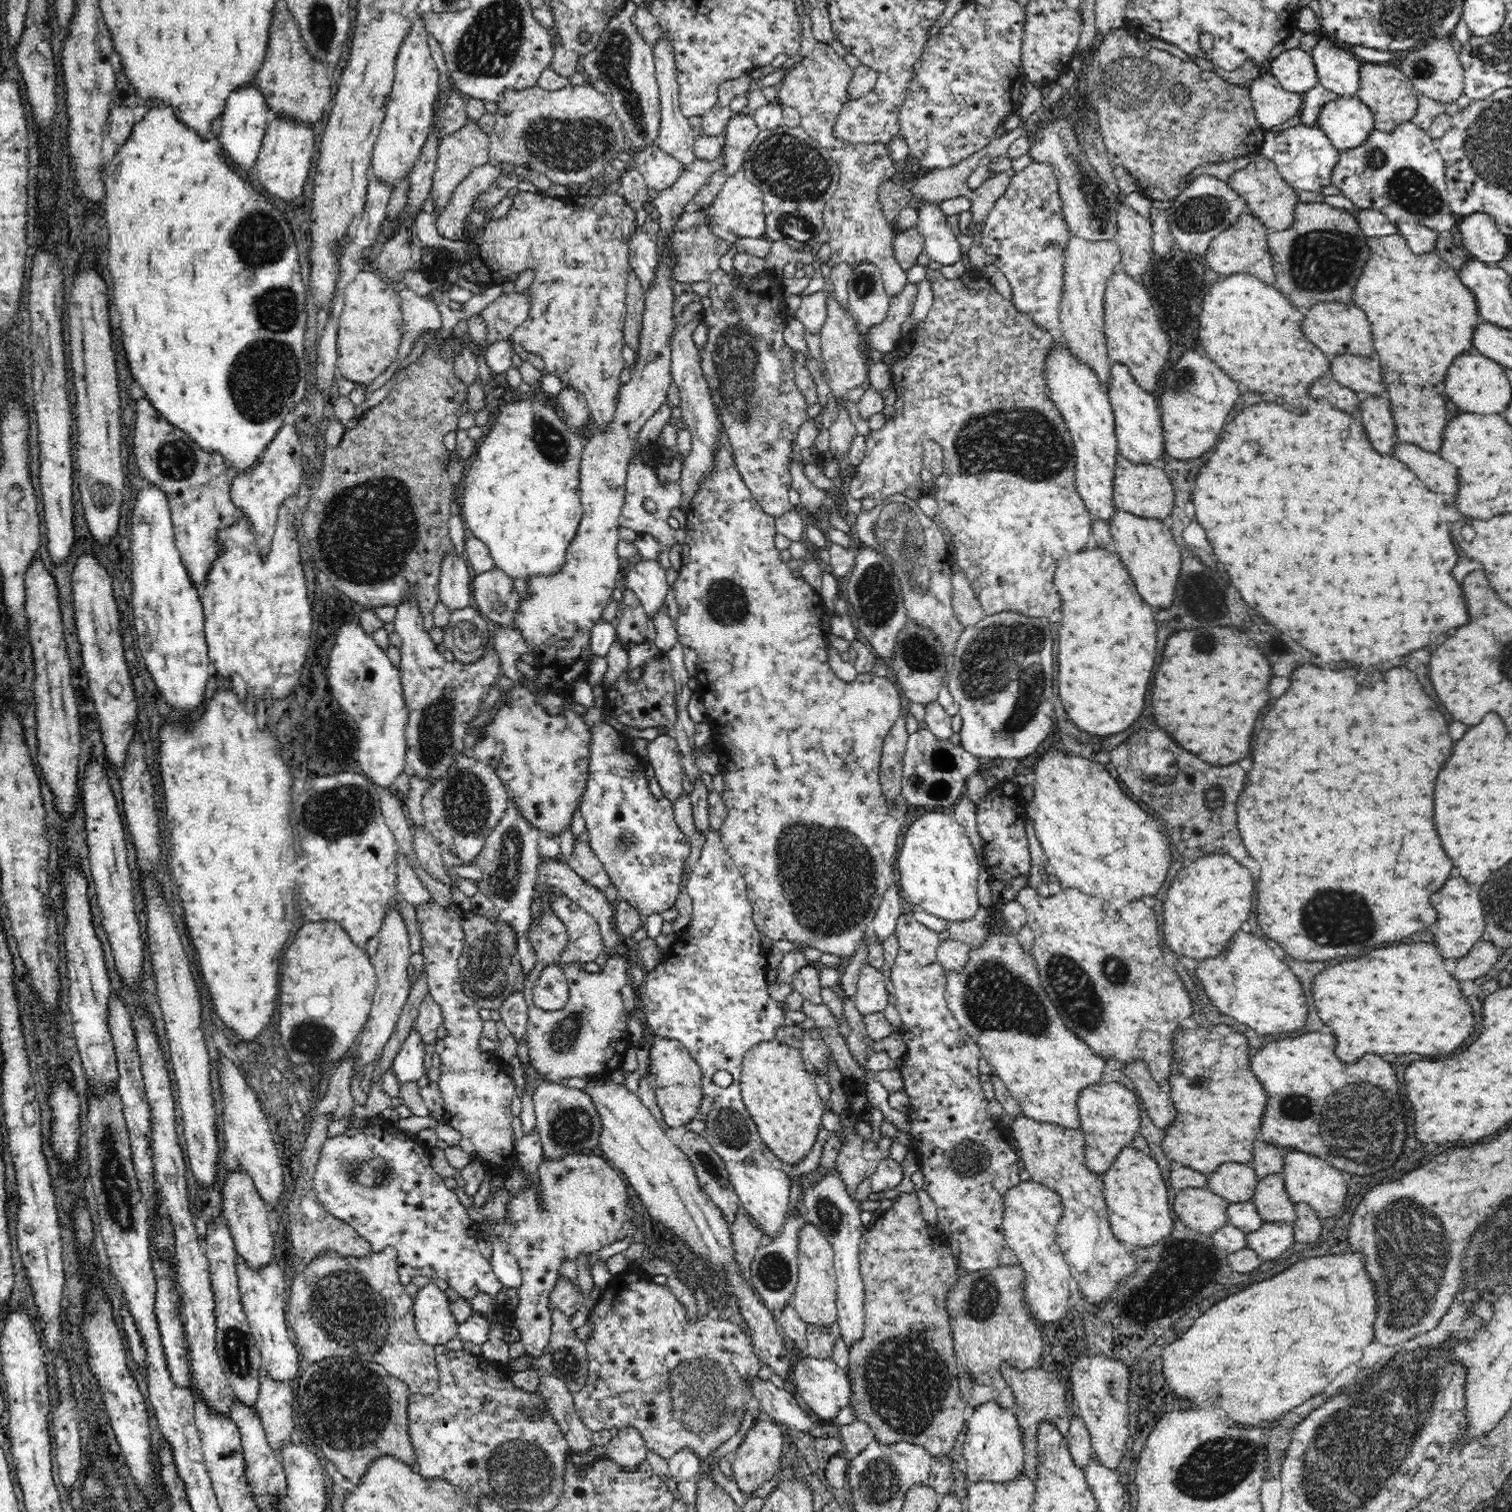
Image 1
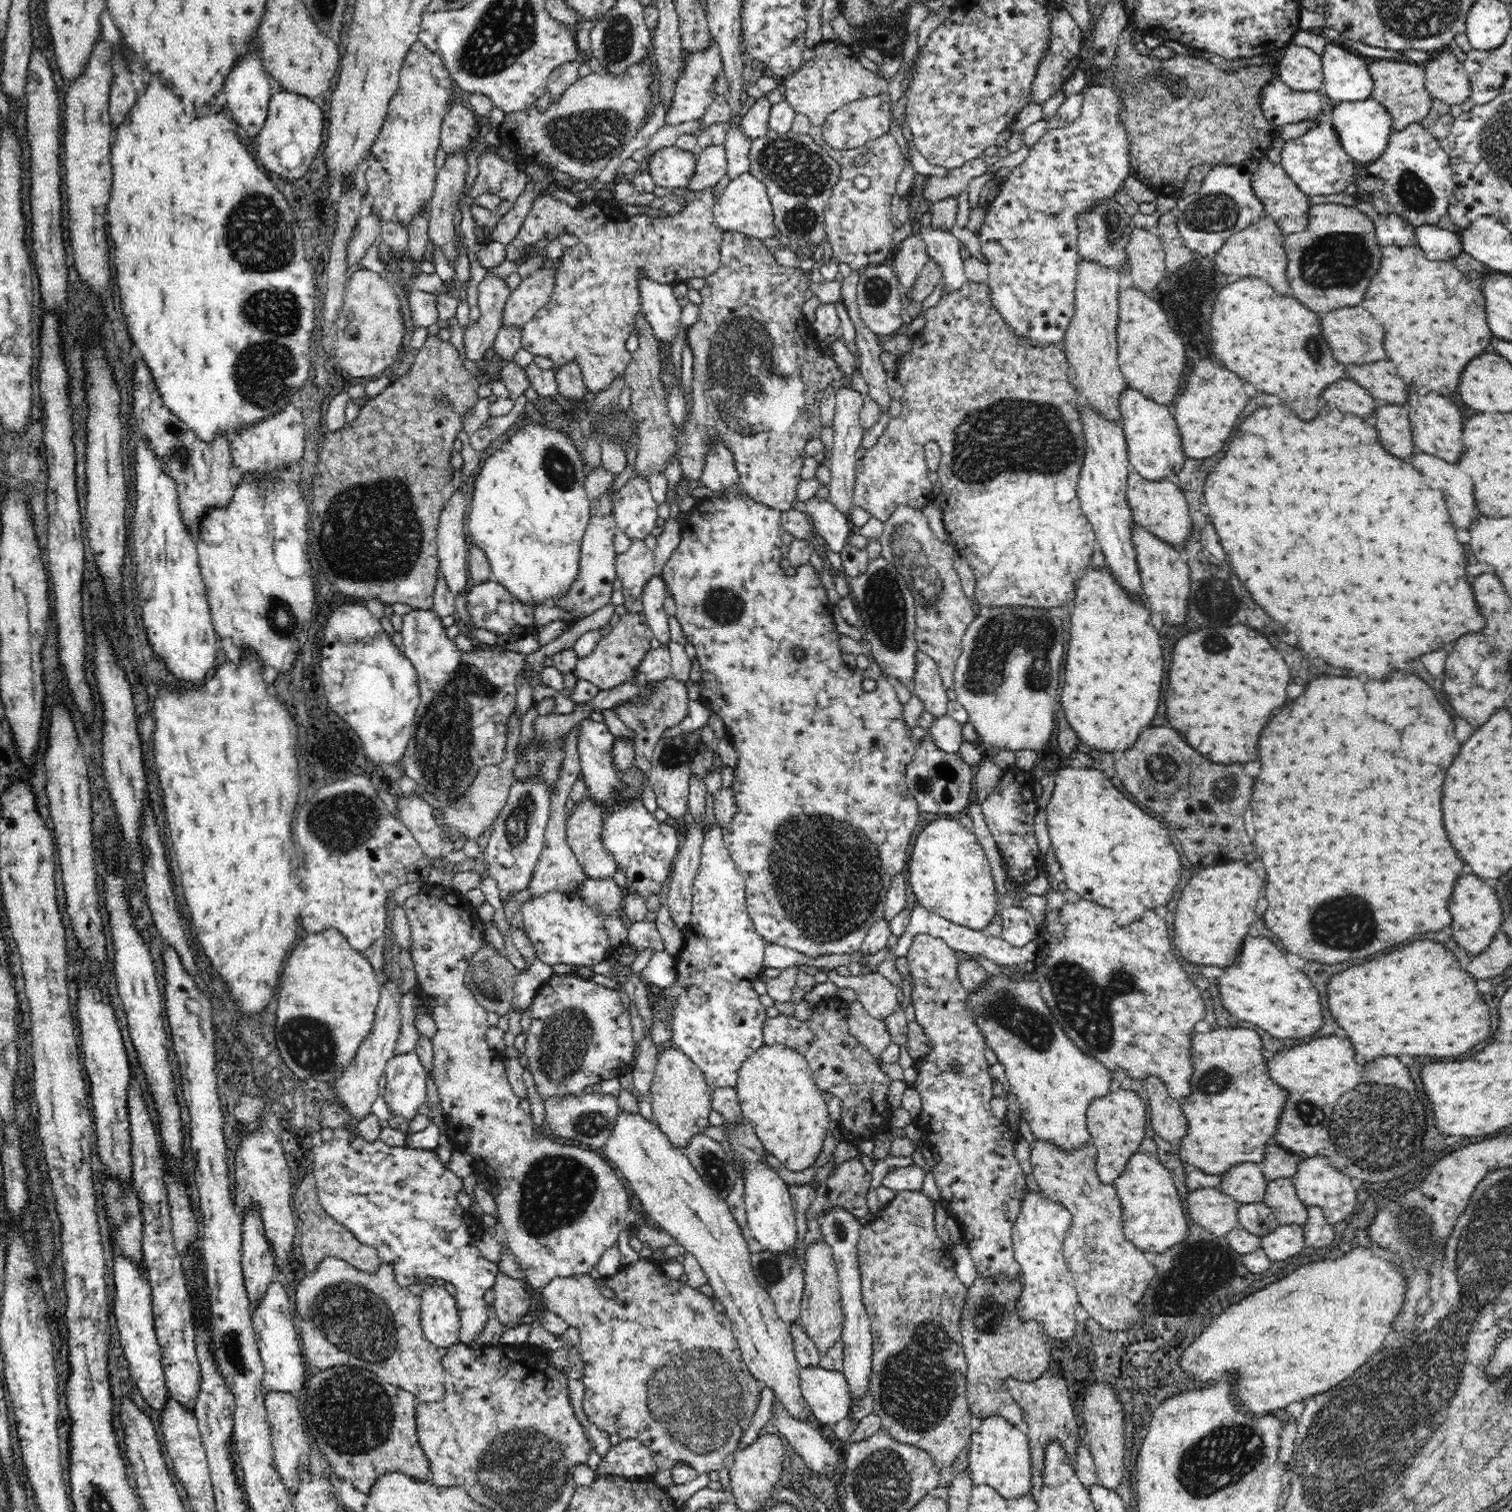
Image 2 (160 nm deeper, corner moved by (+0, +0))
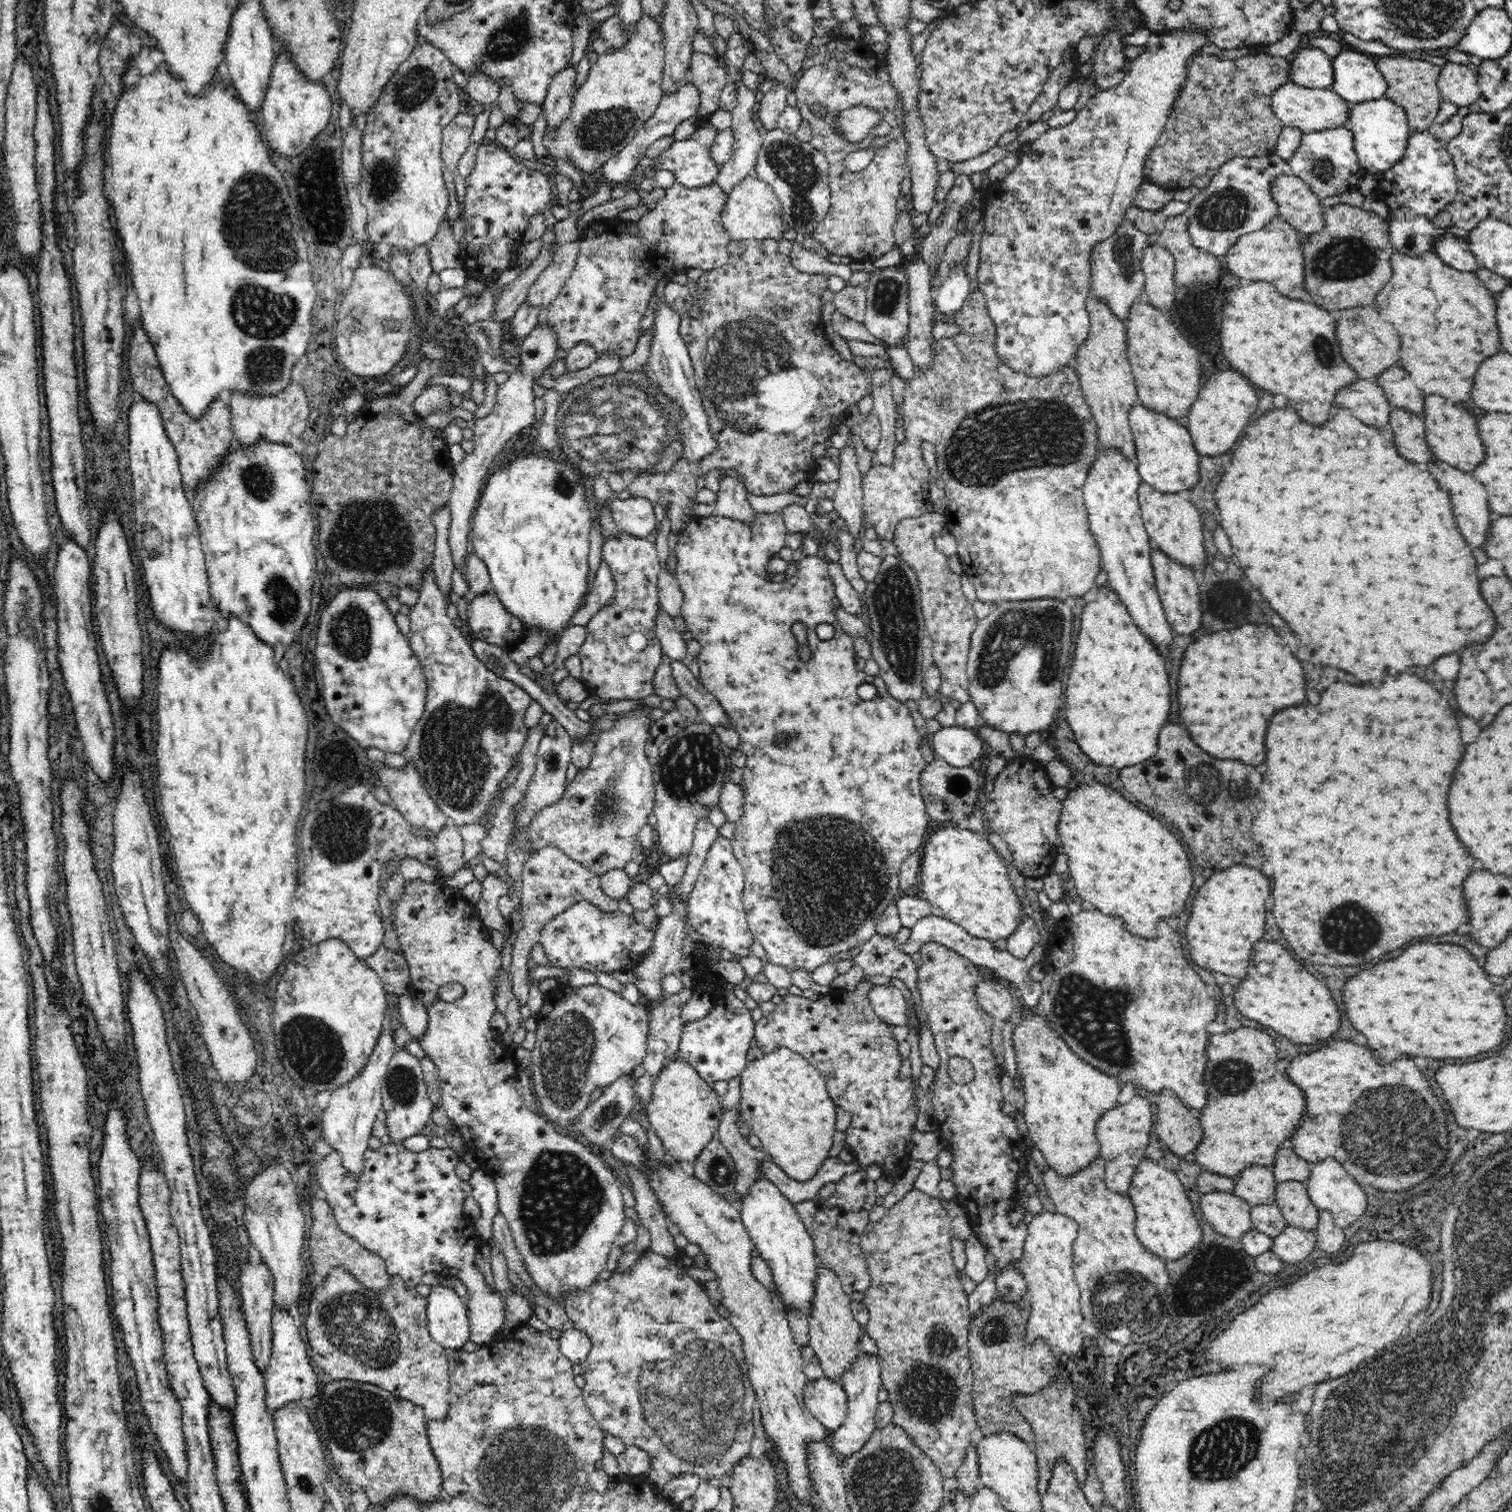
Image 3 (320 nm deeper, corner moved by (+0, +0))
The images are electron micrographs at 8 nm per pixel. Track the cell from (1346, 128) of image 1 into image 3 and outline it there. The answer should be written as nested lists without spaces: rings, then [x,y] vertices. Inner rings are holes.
[[[1385,96],[1351,104],[1345,127],[1351,132],[1351,140],[1362,170],[1377,176],[1402,158],[1406,138],[1412,133],[1407,128],[1406,113]]]

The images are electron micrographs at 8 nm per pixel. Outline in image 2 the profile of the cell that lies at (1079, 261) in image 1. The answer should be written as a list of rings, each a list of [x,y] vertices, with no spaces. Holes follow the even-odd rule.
[[[1081,257],[1076,270],[1074,314],[1067,324],[1066,334],[1063,335],[1062,348],[1082,386],[1083,399],[1092,403],[1102,415],[1119,422],[1119,395],[1124,387],[1129,386],[1118,366],[1118,344],[1115,337],[1122,268]]]

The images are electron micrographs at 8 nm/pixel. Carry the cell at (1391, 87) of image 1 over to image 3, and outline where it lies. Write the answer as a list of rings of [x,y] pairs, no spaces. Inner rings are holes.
[[[1400,54],[1382,56],[1376,60],[1375,65],[1387,84],[1384,96],[1394,101],[1394,104],[1406,113],[1407,128],[1410,128],[1412,132],[1433,130],[1434,118],[1436,118],[1440,108],[1439,104],[1443,100],[1442,95],[1438,92],[1438,85],[1435,84],[1440,67],[1436,63],[1432,64]]]

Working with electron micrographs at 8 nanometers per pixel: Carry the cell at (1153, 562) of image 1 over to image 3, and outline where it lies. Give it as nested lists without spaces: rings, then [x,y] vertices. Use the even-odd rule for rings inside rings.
[[[1153,546],[1150,552],[1150,564],[1154,569],[1155,588],[1158,589],[1159,602],[1166,613],[1170,628],[1178,634],[1194,634],[1202,626],[1202,604],[1200,604],[1200,588],[1194,578],[1192,568],[1169,558],[1164,551]]]

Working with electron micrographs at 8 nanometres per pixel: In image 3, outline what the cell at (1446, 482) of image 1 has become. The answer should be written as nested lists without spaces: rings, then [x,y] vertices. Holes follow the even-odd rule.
[[[1440,460],[1434,462],[1434,464],[1428,464],[1428,468],[1438,478],[1440,488],[1450,492],[1456,524],[1458,524],[1462,536],[1466,538],[1466,542],[1472,548],[1480,548],[1482,546],[1482,538],[1486,538],[1486,526],[1490,526],[1490,522],[1492,522],[1490,520],[1490,508],[1486,506],[1486,490],[1484,490],[1484,486],[1476,478],[1472,478],[1470,474],[1464,474],[1464,472],[1452,468],[1450,464],[1444,464]]]

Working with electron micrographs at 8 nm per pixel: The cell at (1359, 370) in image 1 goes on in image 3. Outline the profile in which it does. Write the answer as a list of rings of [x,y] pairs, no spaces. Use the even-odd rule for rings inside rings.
[[[1392,366],[1376,382],[1384,389],[1388,402],[1392,406],[1423,415],[1424,394],[1416,388],[1416,384],[1410,380],[1410,374],[1406,374],[1406,370]]]

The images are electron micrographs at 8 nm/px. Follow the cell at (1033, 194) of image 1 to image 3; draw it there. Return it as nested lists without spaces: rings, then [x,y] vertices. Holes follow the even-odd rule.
[[[1174,32],[1156,33],[1149,36],[1146,48],[1141,51],[1136,59],[1131,61],[1130,70],[1125,74],[1124,80],[1108,90],[1096,93],[1086,103],[1086,106],[1077,112],[1075,119],[1061,127],[1050,127],[1029,143],[1024,143],[1020,150],[1022,155],[1017,166],[1005,176],[1002,182],[994,184],[986,196],[986,216],[984,216],[984,232],[980,236],[980,266],[978,266],[978,286],[984,293],[985,303],[989,311],[990,318],[993,319],[997,327],[996,350],[1001,361],[1010,367],[1026,371],[1030,375],[1046,375],[1059,369],[1062,366],[1073,367],[1074,358],[1078,346],[1086,338],[1087,327],[1089,326],[1089,316],[1086,312],[1086,298],[1092,295],[1091,288],[1091,268],[1090,250],[1098,242],[1112,236],[1117,232],[1119,226],[1126,220],[1128,208],[1133,206],[1134,195],[1137,188],[1143,183],[1144,176],[1142,168],[1146,162],[1147,155],[1150,154],[1151,147],[1154,146],[1159,135],[1164,130],[1167,122],[1167,115],[1174,104],[1175,96],[1178,95],[1179,88],[1182,87],[1183,80],[1186,79],[1186,64],[1193,58],[1206,44],[1211,44],[1203,34],[1197,32]]]

